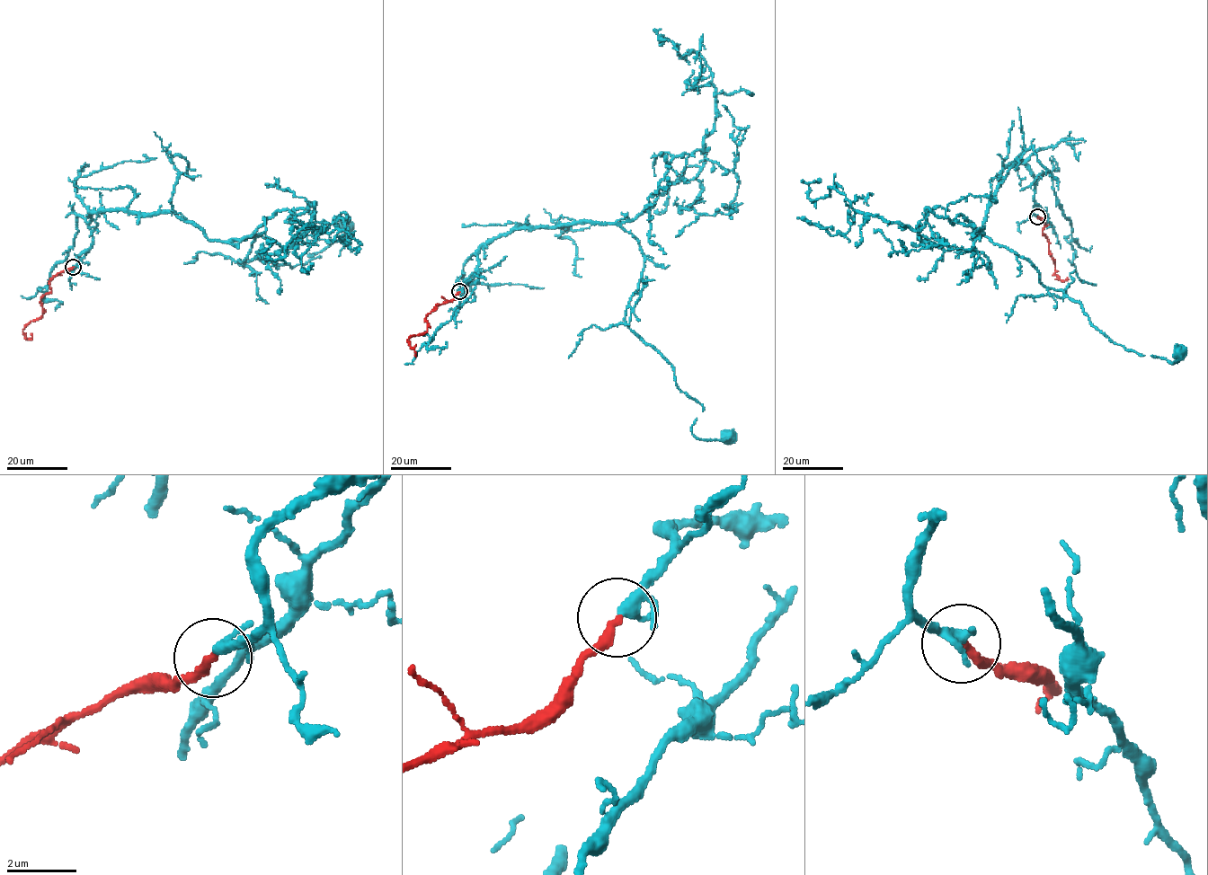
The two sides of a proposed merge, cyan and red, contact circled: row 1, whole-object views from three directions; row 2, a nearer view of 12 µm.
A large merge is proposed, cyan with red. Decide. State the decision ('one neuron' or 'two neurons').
one neuron

